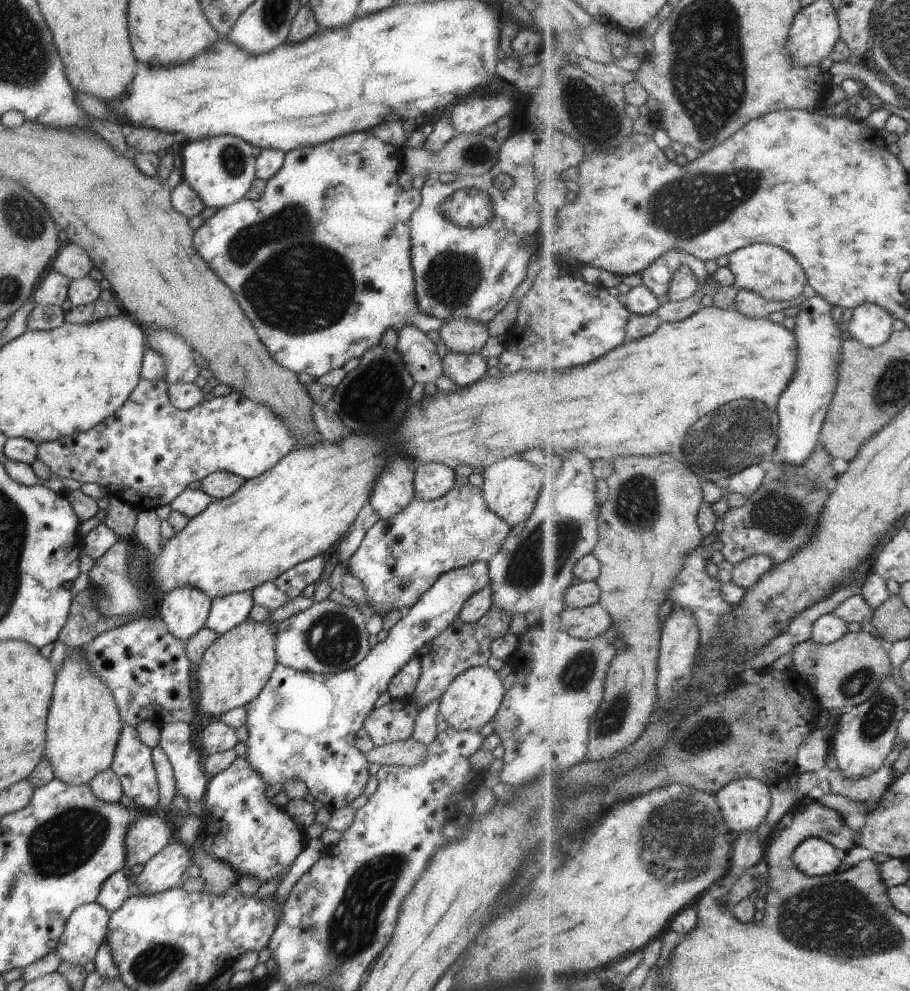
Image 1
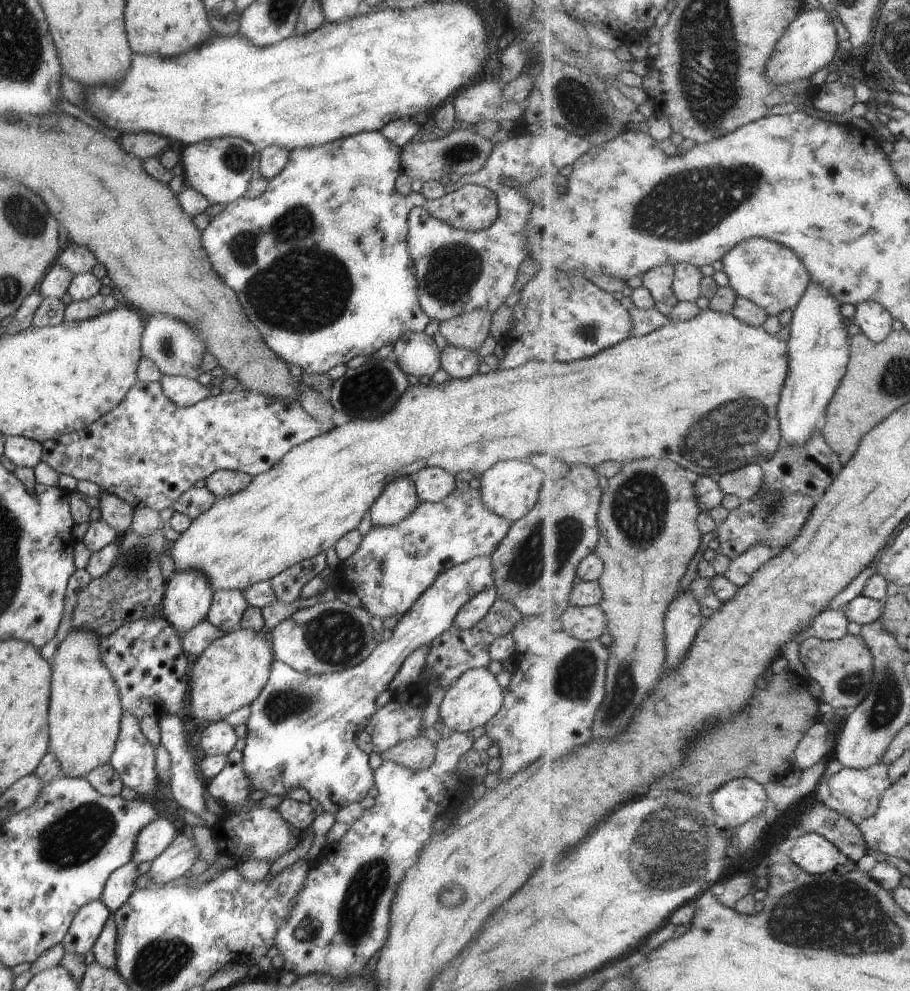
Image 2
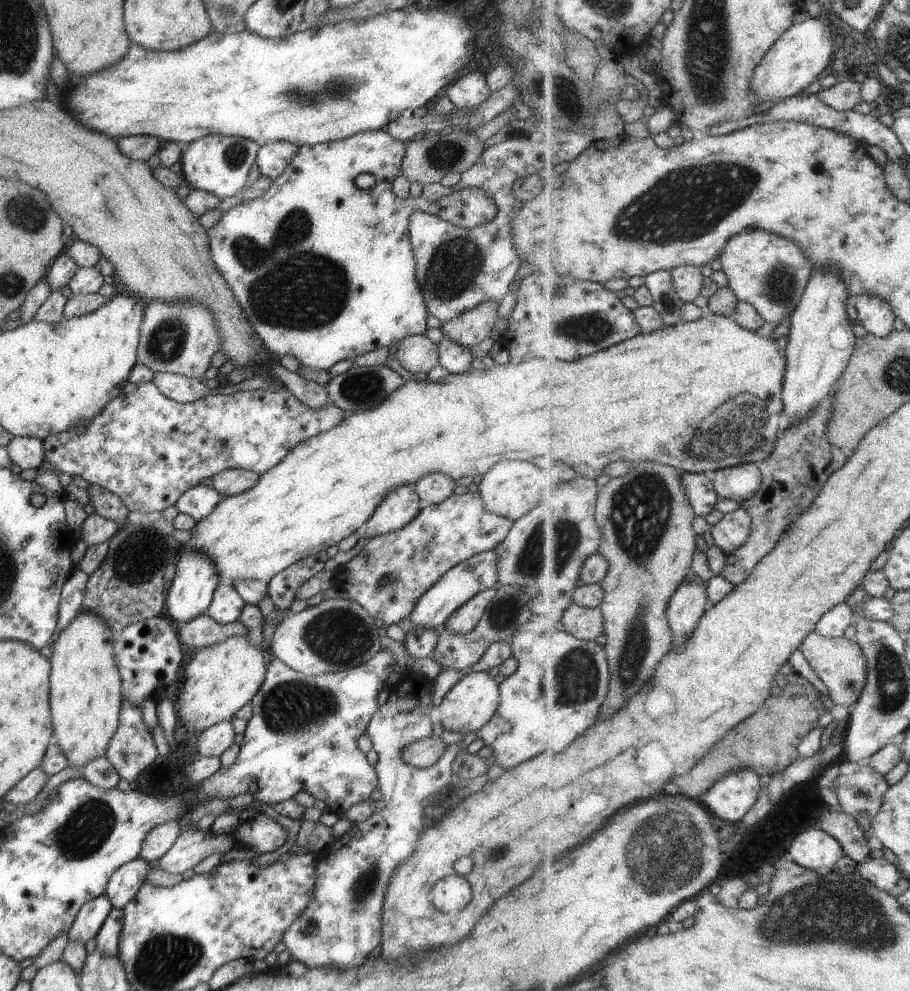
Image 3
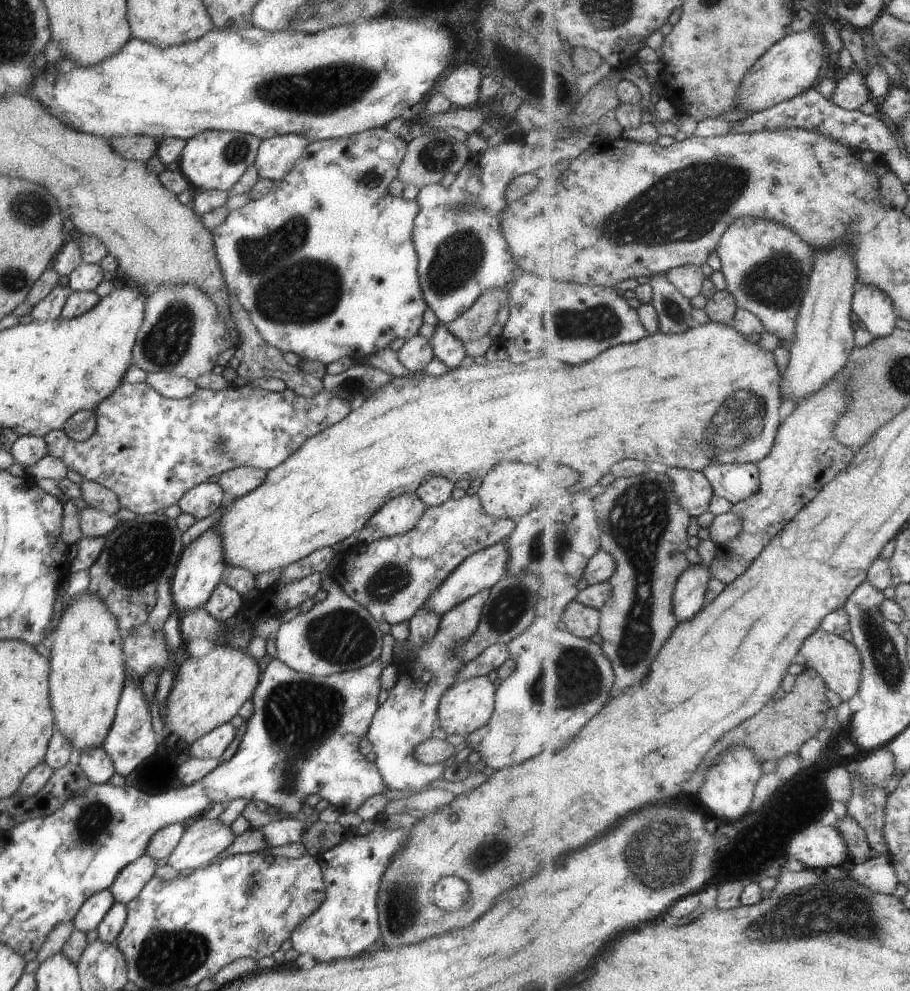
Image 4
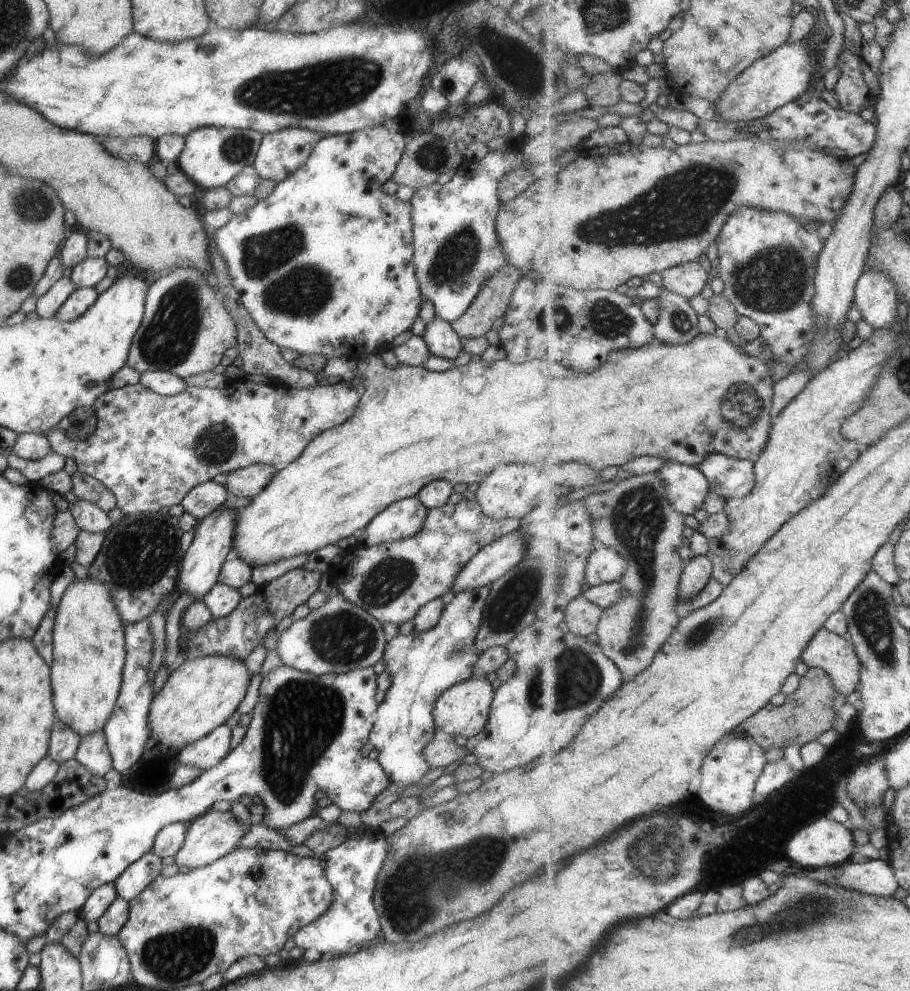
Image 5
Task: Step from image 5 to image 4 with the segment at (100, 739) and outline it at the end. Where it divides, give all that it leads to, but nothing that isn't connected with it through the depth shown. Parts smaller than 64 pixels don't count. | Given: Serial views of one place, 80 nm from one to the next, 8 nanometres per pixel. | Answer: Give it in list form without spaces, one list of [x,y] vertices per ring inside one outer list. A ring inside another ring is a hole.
[[[101,745],[90,749],[83,749],[76,756],[76,761],[83,774],[93,785],[107,783],[107,780],[115,772],[110,756],[101,748]]]

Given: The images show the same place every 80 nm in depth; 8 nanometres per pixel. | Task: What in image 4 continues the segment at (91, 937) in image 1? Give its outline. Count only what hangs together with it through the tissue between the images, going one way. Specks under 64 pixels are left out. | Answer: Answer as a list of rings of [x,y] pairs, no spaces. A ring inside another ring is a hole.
[[[108,888],[101,889],[85,899],[73,917],[73,928],[85,934],[94,929],[114,903],[113,895]]]

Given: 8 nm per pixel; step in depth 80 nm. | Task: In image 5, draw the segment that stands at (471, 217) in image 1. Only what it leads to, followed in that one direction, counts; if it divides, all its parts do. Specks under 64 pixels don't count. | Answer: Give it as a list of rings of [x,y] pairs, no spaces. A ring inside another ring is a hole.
[[[373,125],[372,127],[365,127],[361,130],[356,130],[348,133],[341,133],[336,135],[327,135],[322,139],[319,139],[319,142],[315,143],[313,150],[309,153],[307,160],[303,164],[288,175],[287,178],[284,178],[281,182],[278,182],[275,185],[275,188],[271,191],[271,194],[268,194],[265,198],[259,199],[252,208],[249,208],[246,212],[242,214],[232,214],[229,221],[219,227],[218,229],[213,230],[214,241],[216,242],[216,249],[219,251],[219,254],[223,257],[225,261],[228,277],[230,278],[230,283],[232,287],[237,291],[239,300],[244,306],[245,310],[250,314],[252,321],[259,327],[259,330],[264,334],[264,337],[267,340],[276,344],[279,348],[290,348],[295,350],[299,355],[319,355],[320,357],[325,357],[327,360],[329,358],[335,358],[338,356],[346,356],[347,358],[357,360],[360,357],[364,357],[373,353],[380,354],[381,351],[390,347],[390,343],[399,333],[405,332],[413,322],[413,319],[417,316],[419,305],[422,301],[422,296],[420,295],[419,287],[416,284],[416,274],[414,271],[414,264],[412,261],[412,224],[410,221],[410,204],[405,201],[397,200],[393,195],[387,195],[386,193],[381,192],[381,185],[390,178],[391,173],[394,171],[397,161],[402,155],[404,146],[406,145],[407,138],[401,131],[392,131],[388,130],[384,125]]]

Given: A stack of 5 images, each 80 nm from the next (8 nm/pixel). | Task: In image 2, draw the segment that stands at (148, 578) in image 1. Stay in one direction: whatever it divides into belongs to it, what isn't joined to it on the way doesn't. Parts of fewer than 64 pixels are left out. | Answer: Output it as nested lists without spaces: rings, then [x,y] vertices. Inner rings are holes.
[[[711,308],[703,310],[699,316],[688,321],[673,321],[671,324],[642,337],[631,337],[625,342],[604,350],[602,353],[587,358],[587,360],[573,361],[573,364],[563,364],[553,360],[539,362],[525,362],[511,370],[497,367],[487,373],[473,373],[462,379],[448,378],[442,384],[433,382],[427,385],[418,383],[408,386],[395,401],[395,404],[378,419],[354,418],[340,426],[334,426],[328,431],[315,435],[309,440],[300,442],[287,452],[271,468],[252,476],[251,482],[235,494],[215,499],[215,502],[203,514],[192,519],[189,528],[172,542],[166,554],[173,560],[175,571],[198,570],[211,585],[213,592],[219,589],[243,590],[246,586],[259,581],[269,581],[272,576],[293,566],[296,562],[308,559],[320,552],[332,548],[343,536],[355,531],[363,514],[369,511],[375,499],[381,494],[383,487],[397,477],[409,477],[425,467],[437,467],[446,470],[453,476],[457,472],[472,472],[479,476],[487,467],[497,461],[507,458],[523,460],[530,454],[540,454],[552,457],[553,454],[566,462],[570,467],[587,465],[597,468],[599,464],[613,460],[613,462],[628,463],[641,459],[659,459],[680,464],[683,468],[693,471],[700,476],[712,476],[717,479],[729,471],[739,470],[741,467],[763,461],[771,457],[780,449],[783,438],[781,422],[778,419],[778,406],[789,370],[787,360],[787,341],[779,340],[777,335],[767,334],[761,327],[752,327],[741,322],[735,315],[714,311]]]

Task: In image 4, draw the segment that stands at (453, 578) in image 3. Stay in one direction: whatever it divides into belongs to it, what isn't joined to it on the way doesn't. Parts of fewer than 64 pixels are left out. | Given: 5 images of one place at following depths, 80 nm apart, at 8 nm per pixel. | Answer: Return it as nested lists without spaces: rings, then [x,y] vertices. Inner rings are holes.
[[[504,540],[470,554],[443,579],[443,582],[432,591],[421,607],[435,611],[441,618],[446,610],[449,610],[468,596],[479,592],[481,589],[490,589],[506,573],[507,559],[508,550]]]

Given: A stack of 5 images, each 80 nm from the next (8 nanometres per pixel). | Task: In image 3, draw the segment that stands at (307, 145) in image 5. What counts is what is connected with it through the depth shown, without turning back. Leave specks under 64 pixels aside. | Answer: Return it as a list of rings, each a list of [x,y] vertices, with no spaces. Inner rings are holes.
[[[273,141],[263,143],[257,151],[255,164],[261,176],[273,180],[277,178],[298,149],[295,143],[289,141]]]

